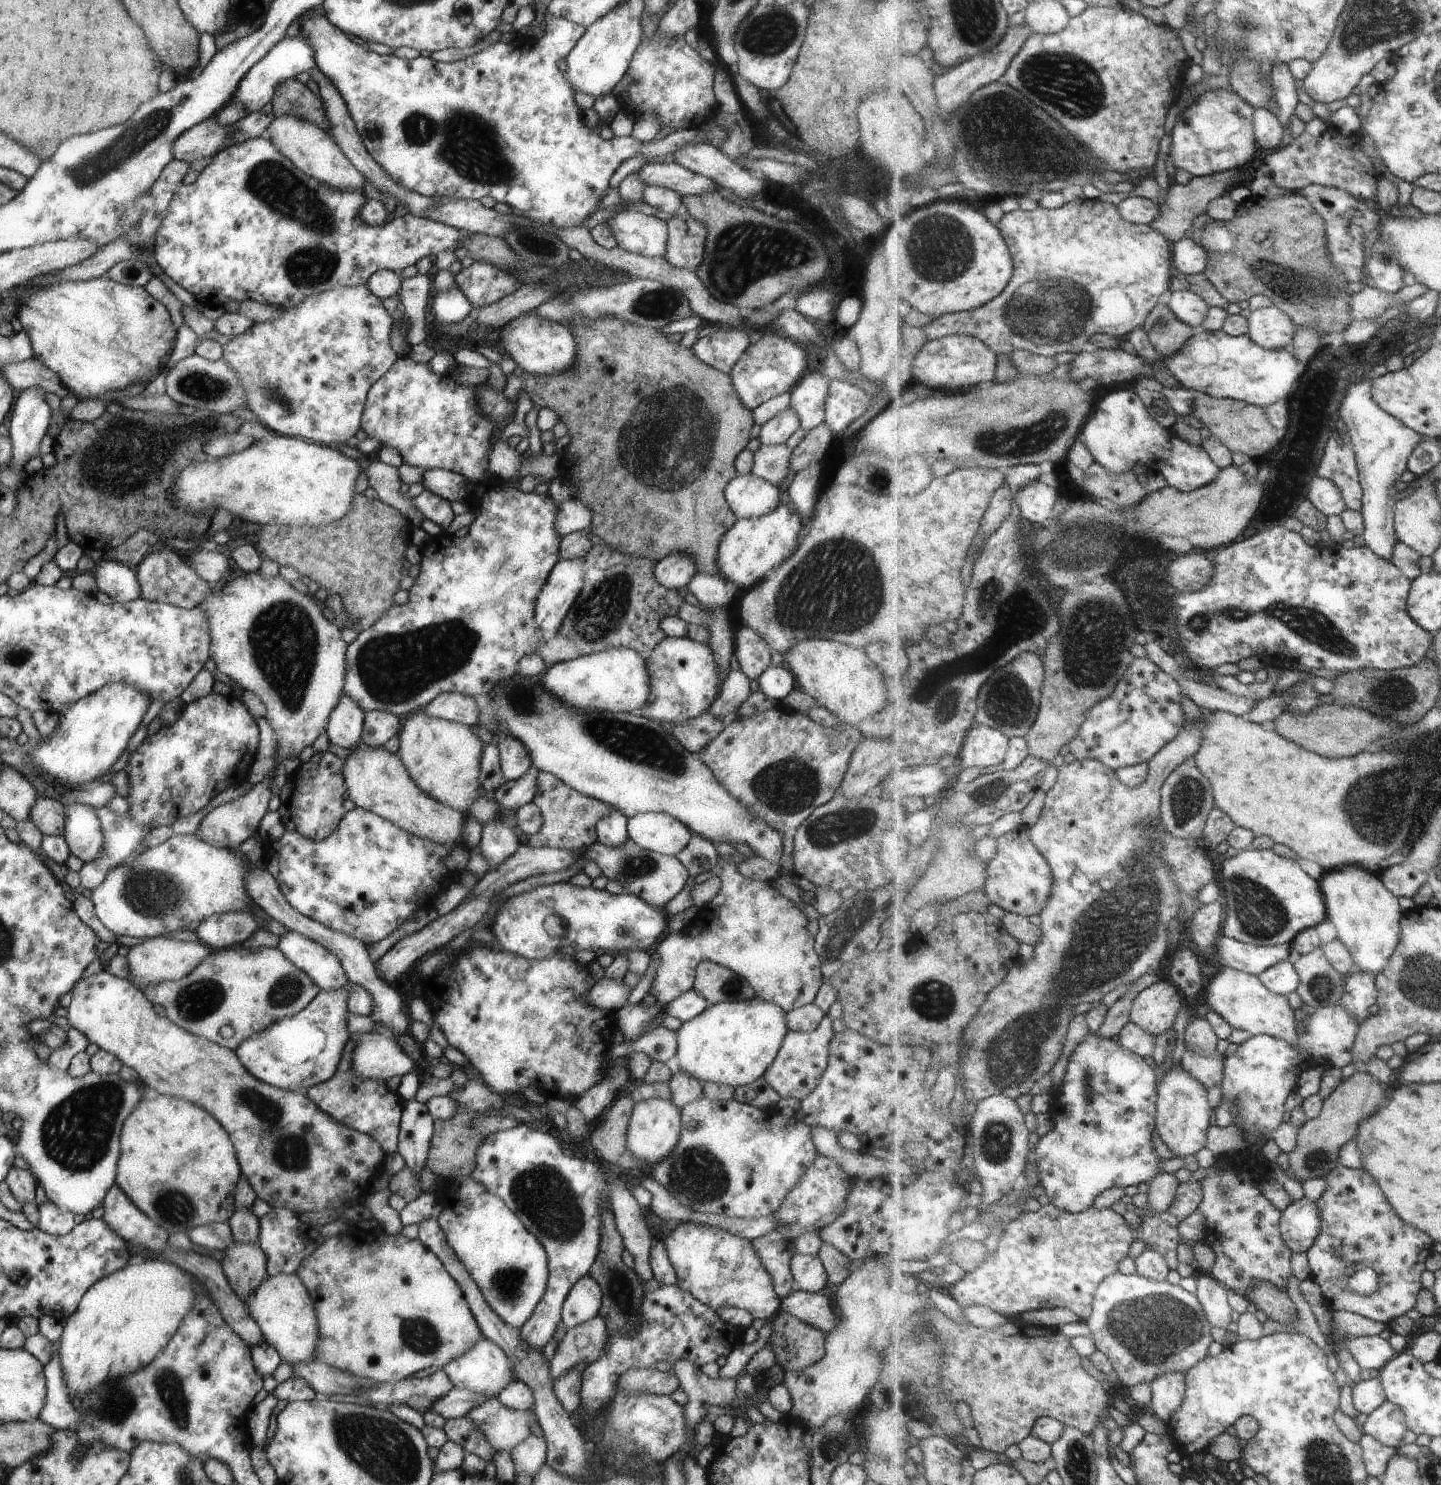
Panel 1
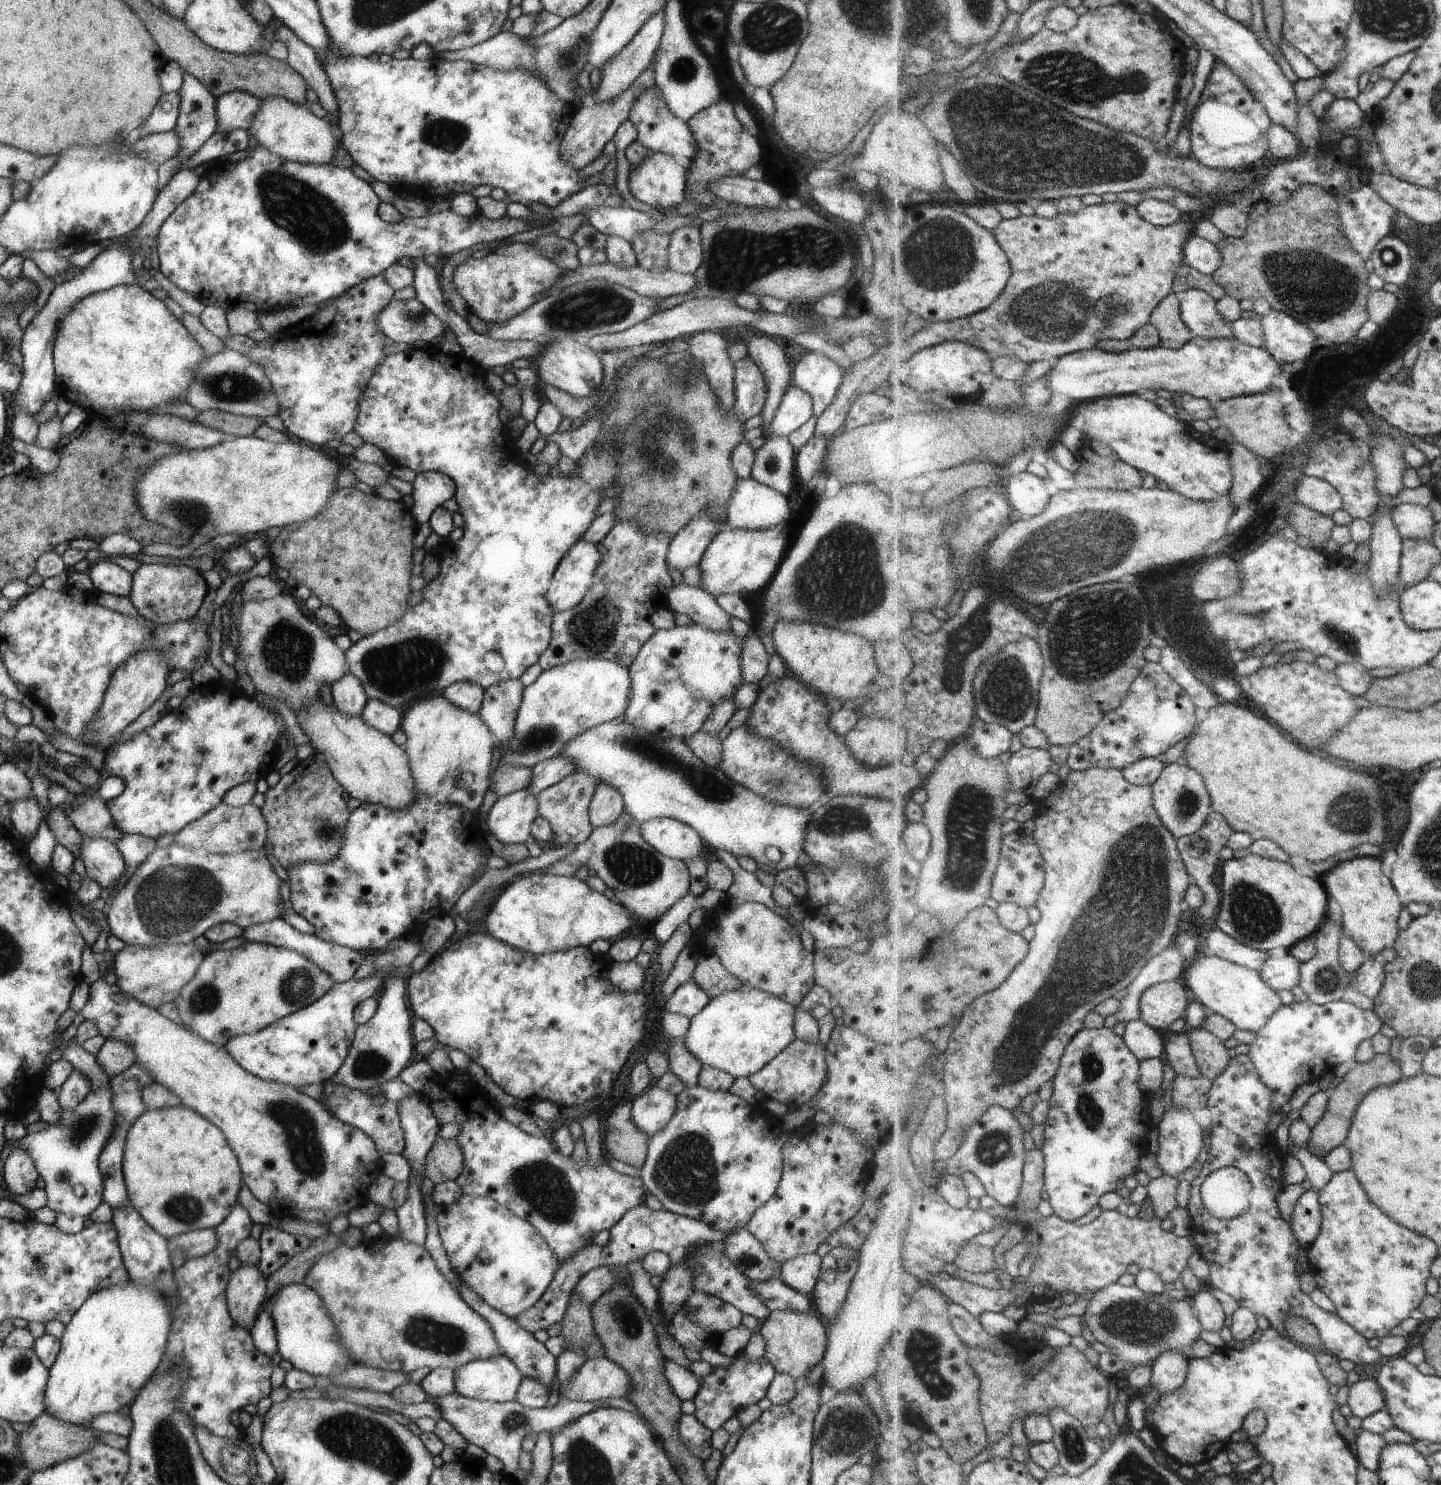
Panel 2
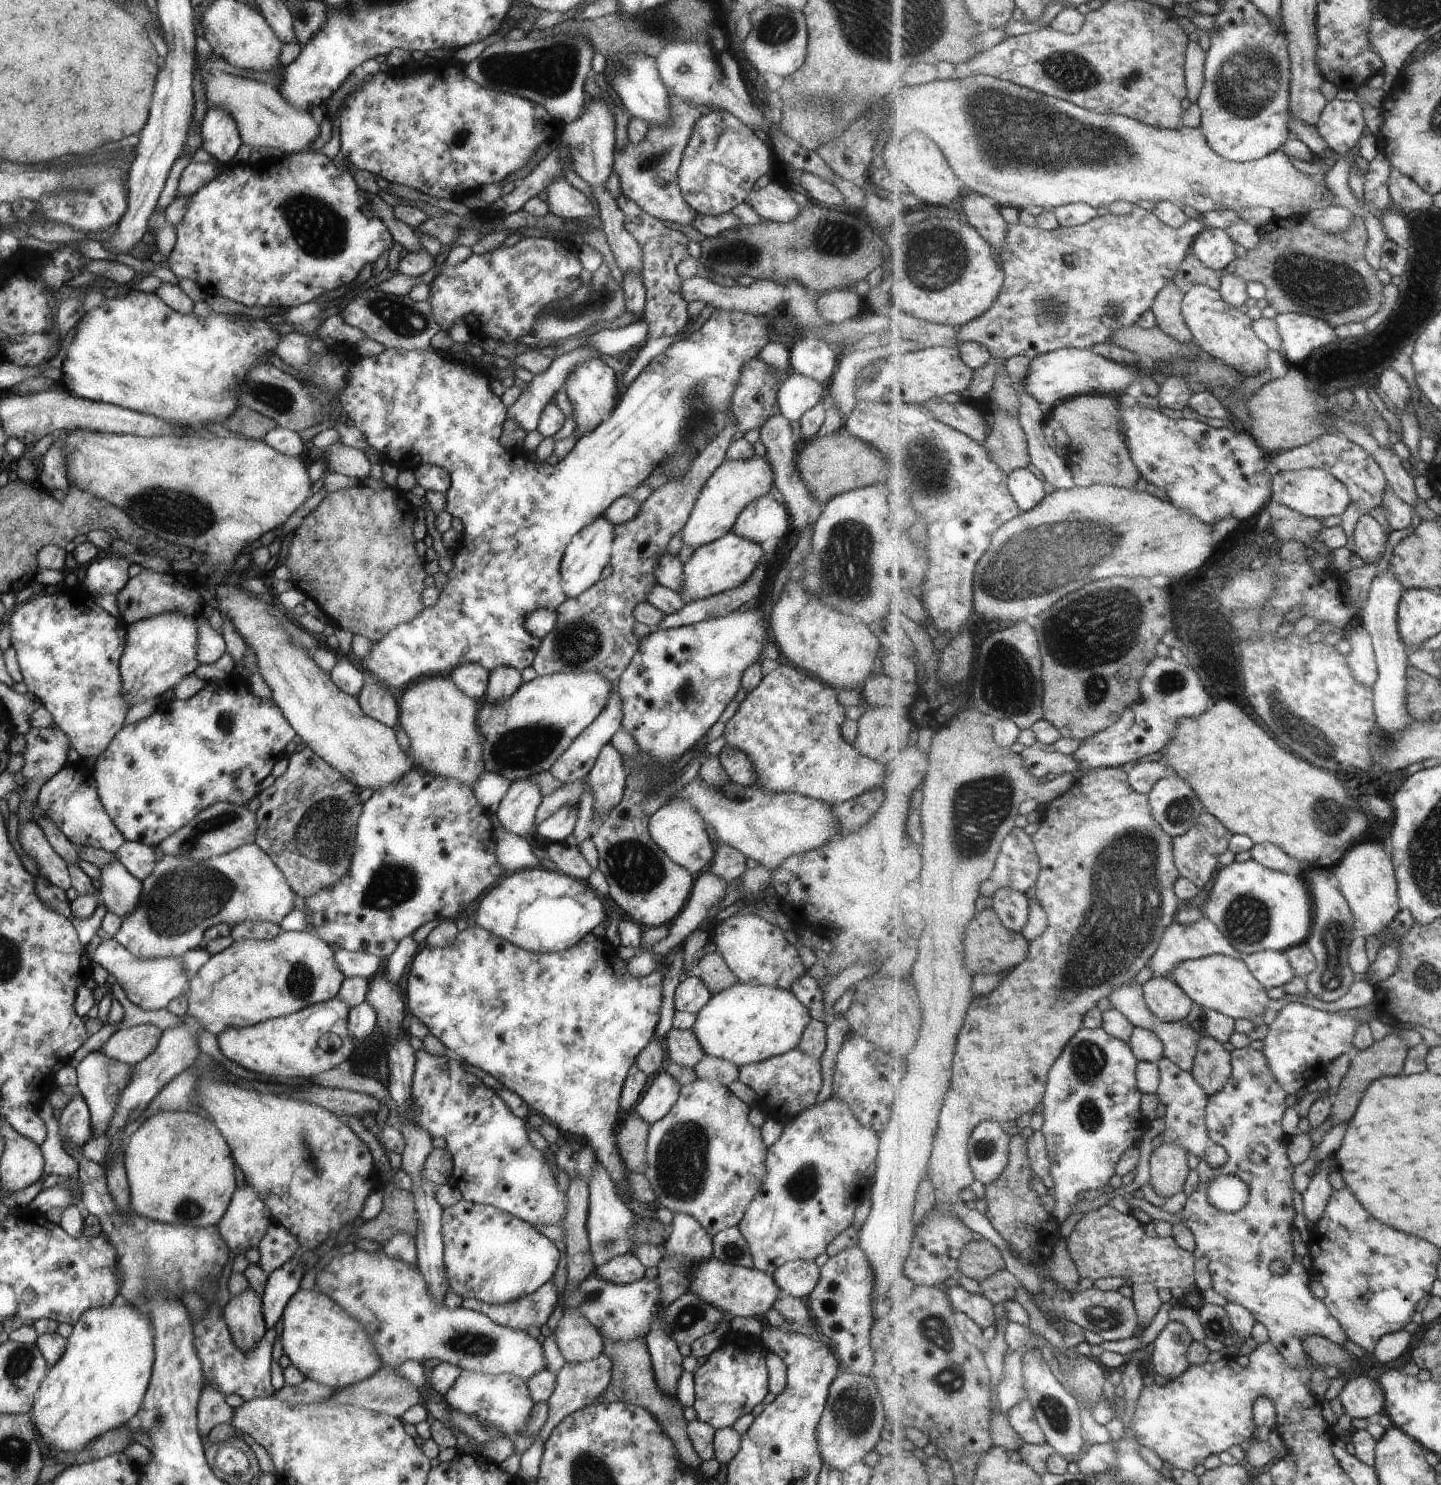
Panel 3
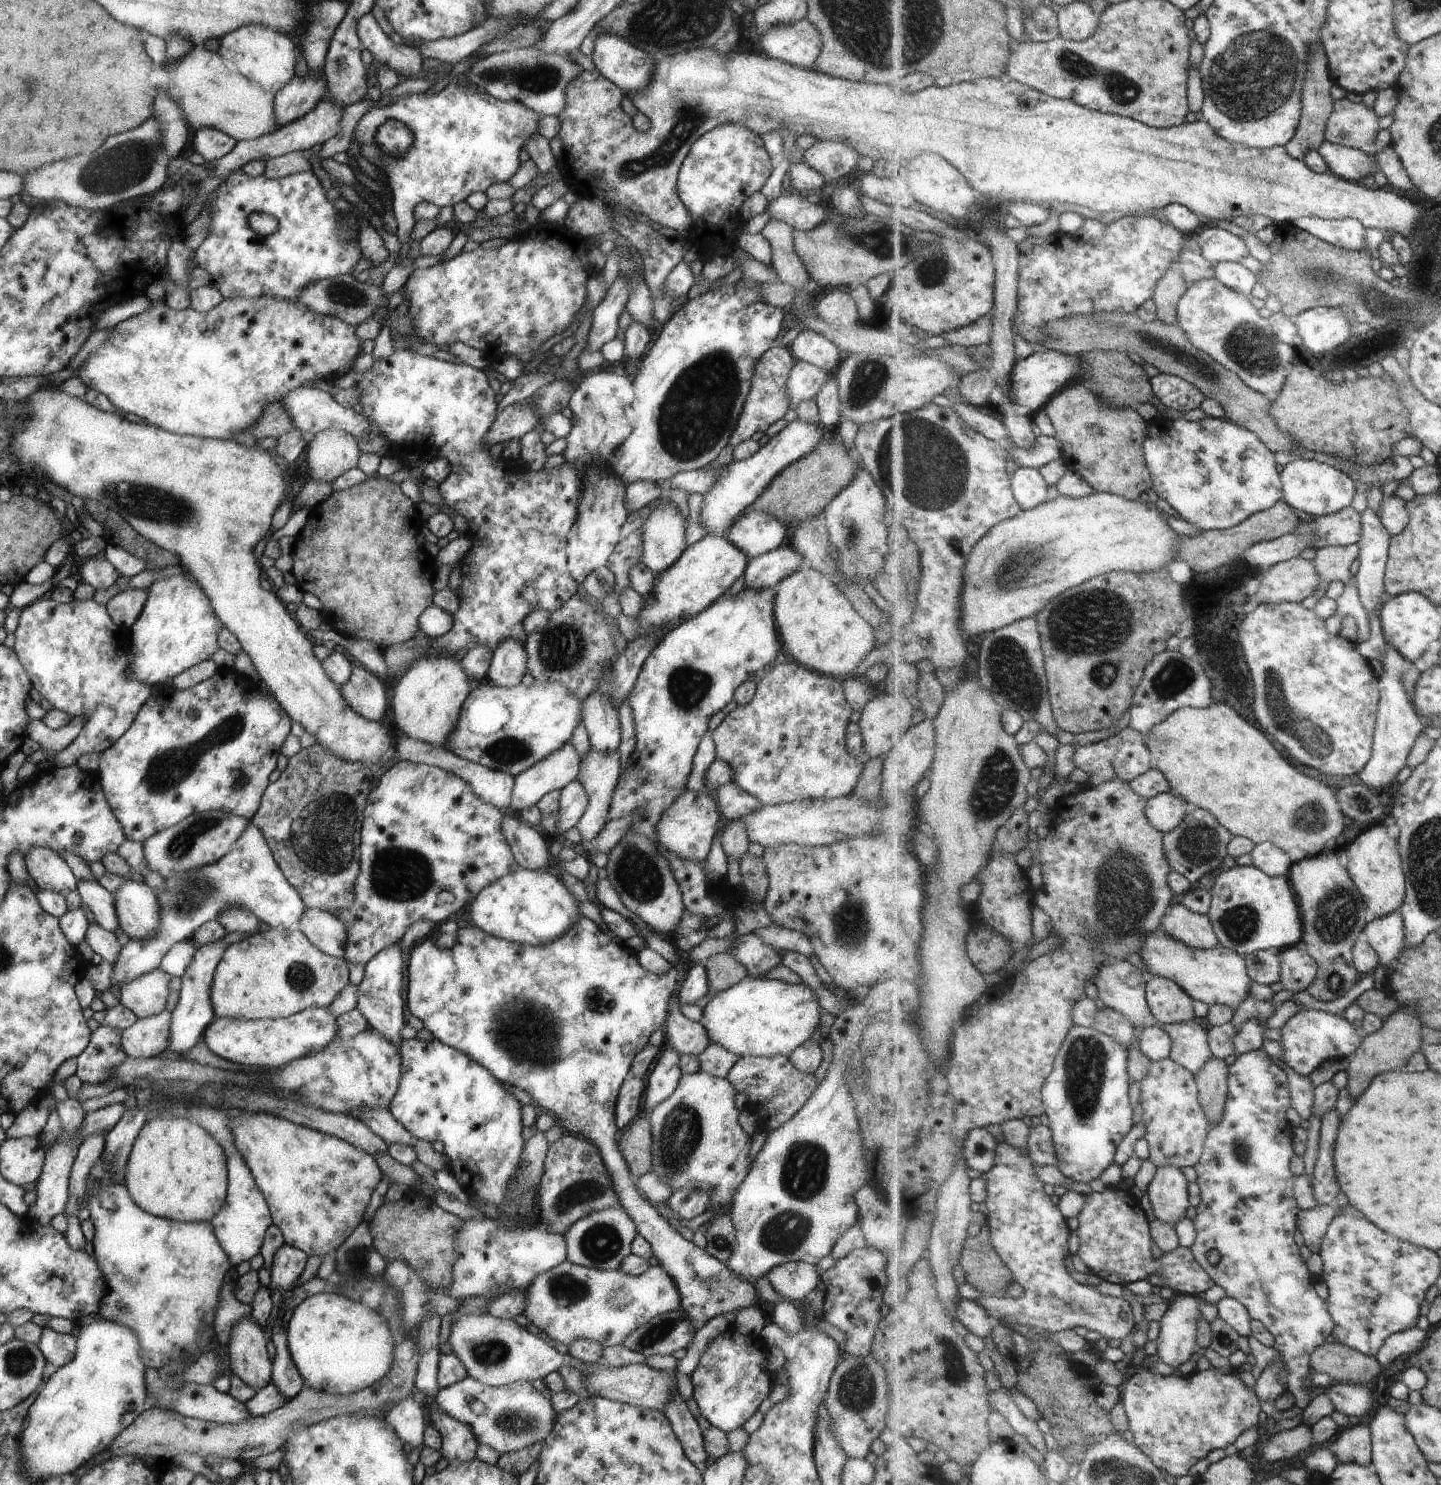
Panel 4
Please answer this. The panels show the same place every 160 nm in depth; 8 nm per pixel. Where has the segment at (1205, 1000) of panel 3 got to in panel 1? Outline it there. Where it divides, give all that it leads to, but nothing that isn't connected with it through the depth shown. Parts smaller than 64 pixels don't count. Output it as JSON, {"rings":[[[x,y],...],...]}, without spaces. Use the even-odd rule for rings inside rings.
{"rings":[[[1221,967],[1216,975],[1210,975],[1212,979],[1207,987],[1206,1002],[1233,1028],[1246,1030],[1252,1037],[1269,1035],[1286,1040],[1290,1045],[1297,1044],[1298,1020],[1295,1018],[1294,1007],[1290,1005],[1286,996],[1269,990],[1257,975],[1231,967]]]}

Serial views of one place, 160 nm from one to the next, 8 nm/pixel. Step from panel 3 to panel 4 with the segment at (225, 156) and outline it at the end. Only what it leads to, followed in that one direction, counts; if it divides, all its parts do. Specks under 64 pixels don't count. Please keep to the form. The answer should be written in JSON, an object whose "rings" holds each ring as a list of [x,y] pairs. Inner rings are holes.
{"rings":[[[203,127],[195,131],[191,142],[194,152],[200,154],[205,161],[214,161],[225,156],[235,146],[236,140],[220,130]]]}

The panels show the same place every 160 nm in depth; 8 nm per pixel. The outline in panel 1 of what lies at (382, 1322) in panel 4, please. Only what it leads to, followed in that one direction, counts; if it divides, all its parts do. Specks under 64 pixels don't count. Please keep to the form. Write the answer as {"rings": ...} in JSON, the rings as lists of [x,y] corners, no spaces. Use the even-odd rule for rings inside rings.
{"rings":[[[295,1273],[265,1277],[243,1304],[257,1323],[263,1340],[278,1352],[282,1361],[291,1364],[314,1360],[317,1319],[309,1293]]]}

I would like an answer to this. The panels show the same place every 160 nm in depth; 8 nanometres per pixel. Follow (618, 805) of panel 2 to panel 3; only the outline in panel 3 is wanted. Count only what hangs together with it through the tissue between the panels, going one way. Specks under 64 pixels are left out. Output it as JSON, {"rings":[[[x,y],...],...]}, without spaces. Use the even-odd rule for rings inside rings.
{"rings":[[[607,741],[586,774],[593,797],[593,813],[607,814],[622,797],[626,772],[620,752]]]}

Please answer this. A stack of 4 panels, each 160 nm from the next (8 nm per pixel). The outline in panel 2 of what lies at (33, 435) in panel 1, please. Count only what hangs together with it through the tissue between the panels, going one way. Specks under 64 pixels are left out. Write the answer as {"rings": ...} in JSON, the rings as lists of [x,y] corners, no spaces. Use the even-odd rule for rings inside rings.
{"rings":[[[113,242],[106,248],[103,248],[77,276],[73,276],[67,282],[57,284],[51,294],[47,296],[45,305],[33,319],[27,324],[27,328],[23,332],[19,349],[21,358],[23,359],[22,378],[18,389],[15,391],[16,398],[15,408],[22,409],[29,415],[36,414],[41,406],[45,403],[54,389],[54,365],[52,360],[53,342],[55,342],[55,332],[57,332],[57,324],[69,314],[71,306],[81,300],[83,296],[112,288],[116,285],[136,285],[138,280],[132,270],[129,254],[125,252],[125,248],[119,242]]]}

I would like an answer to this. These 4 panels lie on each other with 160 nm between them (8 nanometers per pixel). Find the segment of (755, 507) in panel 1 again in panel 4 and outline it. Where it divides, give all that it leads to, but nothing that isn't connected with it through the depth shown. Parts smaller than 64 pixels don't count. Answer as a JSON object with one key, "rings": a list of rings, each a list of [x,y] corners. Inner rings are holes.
{"rings":[[[743,512],[723,532],[727,542],[735,545],[751,560],[760,554],[776,549],[785,536],[785,526],[769,513]]]}

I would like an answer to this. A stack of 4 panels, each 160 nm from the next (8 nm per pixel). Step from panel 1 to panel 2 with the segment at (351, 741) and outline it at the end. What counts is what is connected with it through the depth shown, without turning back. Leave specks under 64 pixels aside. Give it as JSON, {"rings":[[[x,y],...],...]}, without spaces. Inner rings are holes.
{"rings":[[[350,673],[330,685],[333,705],[344,714],[360,715],[367,696],[363,691],[361,682]]]}

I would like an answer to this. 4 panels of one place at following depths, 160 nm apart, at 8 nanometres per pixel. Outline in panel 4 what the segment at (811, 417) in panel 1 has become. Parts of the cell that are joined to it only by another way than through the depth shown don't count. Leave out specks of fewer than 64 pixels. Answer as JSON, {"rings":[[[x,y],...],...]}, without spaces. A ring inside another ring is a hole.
{"rings":[[[802,328],[788,346],[795,361],[817,365],[828,375],[835,371],[842,354],[831,341],[822,334]]]}

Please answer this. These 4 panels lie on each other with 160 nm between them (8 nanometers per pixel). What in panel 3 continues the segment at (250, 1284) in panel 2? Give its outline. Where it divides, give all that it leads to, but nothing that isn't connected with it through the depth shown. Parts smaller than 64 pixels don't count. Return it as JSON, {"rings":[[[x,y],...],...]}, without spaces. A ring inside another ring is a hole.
{"rings":[[[248,1288],[232,1296],[222,1310],[232,1341],[244,1353],[252,1351],[266,1331],[260,1298],[253,1289]]]}

